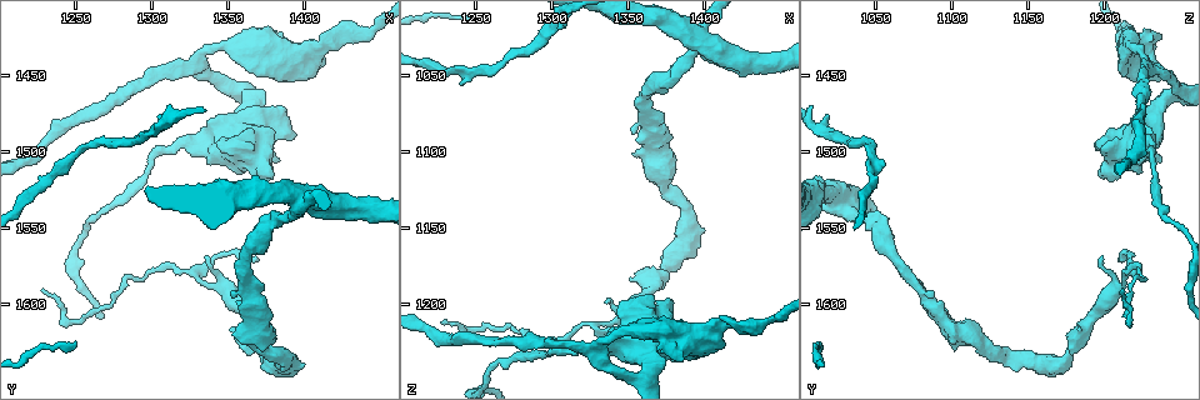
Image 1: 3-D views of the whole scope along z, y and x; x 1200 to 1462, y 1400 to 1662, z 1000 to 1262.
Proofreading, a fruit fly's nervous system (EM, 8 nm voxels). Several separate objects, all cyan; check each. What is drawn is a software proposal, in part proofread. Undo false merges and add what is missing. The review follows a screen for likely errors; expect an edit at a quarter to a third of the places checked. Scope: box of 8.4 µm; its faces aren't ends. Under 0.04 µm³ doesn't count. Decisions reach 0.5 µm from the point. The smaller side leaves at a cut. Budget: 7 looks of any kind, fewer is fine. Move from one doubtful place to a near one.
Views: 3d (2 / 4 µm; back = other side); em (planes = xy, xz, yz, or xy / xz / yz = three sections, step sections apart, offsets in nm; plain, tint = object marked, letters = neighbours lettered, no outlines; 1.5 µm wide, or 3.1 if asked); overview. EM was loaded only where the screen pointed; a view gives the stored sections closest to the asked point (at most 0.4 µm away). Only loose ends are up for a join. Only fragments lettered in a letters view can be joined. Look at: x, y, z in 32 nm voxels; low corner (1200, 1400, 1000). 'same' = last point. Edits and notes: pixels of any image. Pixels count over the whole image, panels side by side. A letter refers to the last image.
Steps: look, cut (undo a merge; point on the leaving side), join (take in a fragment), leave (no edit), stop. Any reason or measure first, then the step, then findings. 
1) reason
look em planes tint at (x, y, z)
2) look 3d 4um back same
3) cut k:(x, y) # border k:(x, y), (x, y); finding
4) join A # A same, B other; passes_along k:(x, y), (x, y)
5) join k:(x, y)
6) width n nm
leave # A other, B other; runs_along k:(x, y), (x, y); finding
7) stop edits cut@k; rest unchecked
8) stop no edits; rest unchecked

stops while still wide
look 3d 4um at (1380, 1516, 1198)

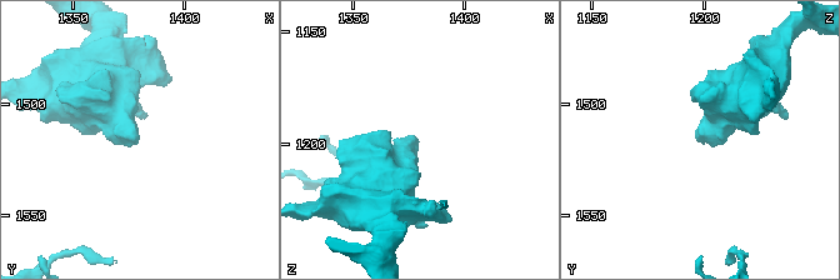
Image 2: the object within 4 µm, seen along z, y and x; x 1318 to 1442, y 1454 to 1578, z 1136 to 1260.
now the EM
look em xz step 8 letters at (1377, 1515, 1197)

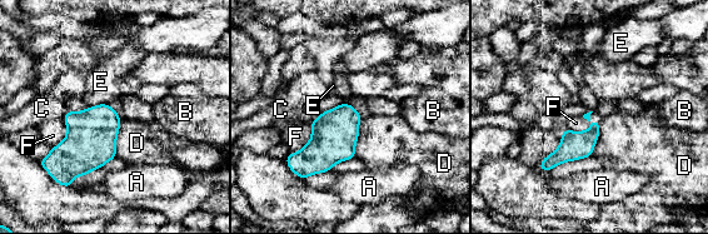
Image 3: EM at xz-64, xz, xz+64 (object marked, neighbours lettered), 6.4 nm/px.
leave # A other, B other, C other, D other, E other, F other; border 3:(108, 103), (100, 103), (89, 108); none of them fits

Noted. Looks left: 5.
sharp bend
look 3d 2um at (1396, 1532, 1024)

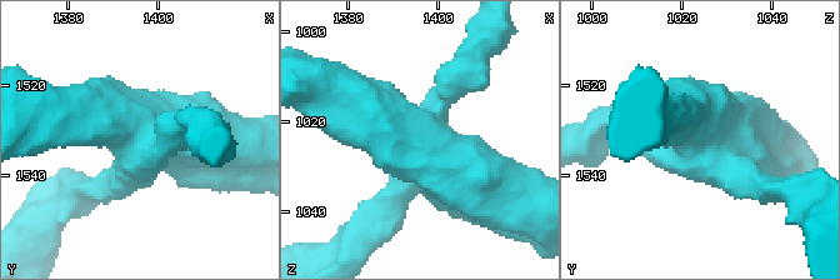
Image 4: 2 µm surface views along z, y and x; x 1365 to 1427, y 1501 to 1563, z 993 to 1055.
now the EM
look em planes letters at (1396, 1531, 1025)

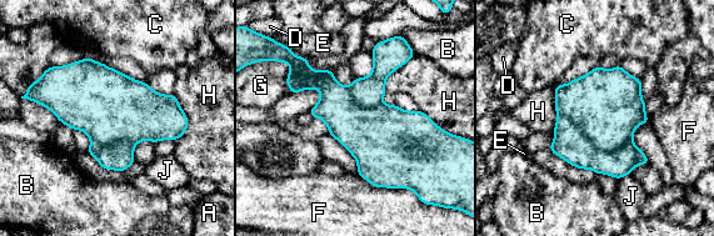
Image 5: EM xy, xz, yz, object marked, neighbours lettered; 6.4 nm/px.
leave # A other, B other, C other, D other, E other, F other, G other, H other, J other; border 5:(173, 94), (188, 122), (176, 140); all the same neuron

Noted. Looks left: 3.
free end
look 3d 4um at (1228, 1588, 1210)

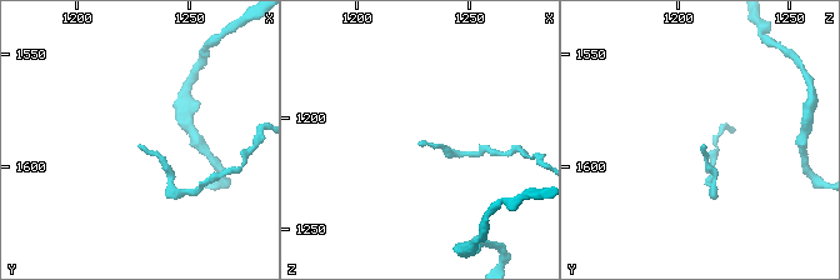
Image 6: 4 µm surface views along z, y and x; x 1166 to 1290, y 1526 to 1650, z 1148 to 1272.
look em xz step 4 letters at (1228, 1589, 1212)

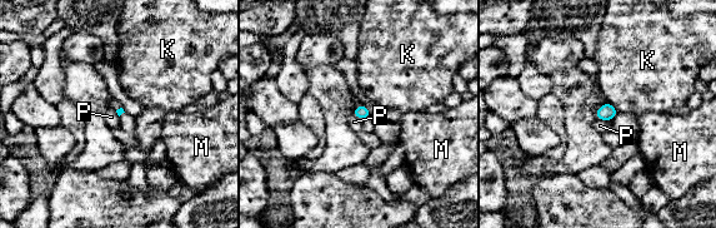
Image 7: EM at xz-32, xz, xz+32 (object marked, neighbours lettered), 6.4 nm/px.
leave # K other, M other, P other; border 7:(597, 118), (611, 120); none of them fits

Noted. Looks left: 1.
stop no edits; rest unchecked

